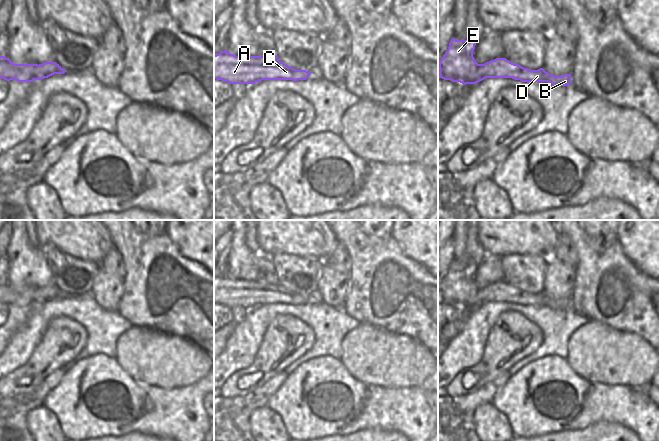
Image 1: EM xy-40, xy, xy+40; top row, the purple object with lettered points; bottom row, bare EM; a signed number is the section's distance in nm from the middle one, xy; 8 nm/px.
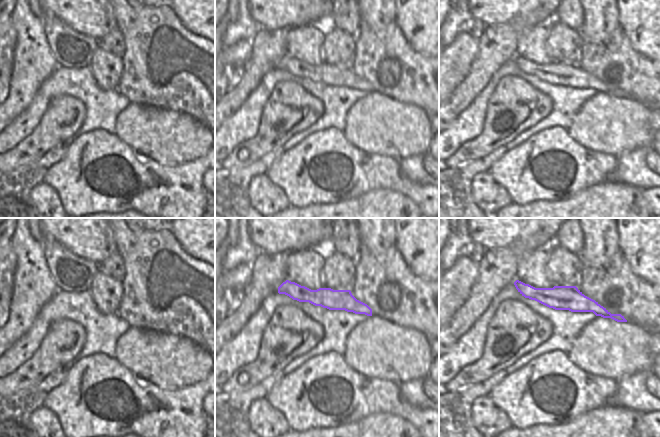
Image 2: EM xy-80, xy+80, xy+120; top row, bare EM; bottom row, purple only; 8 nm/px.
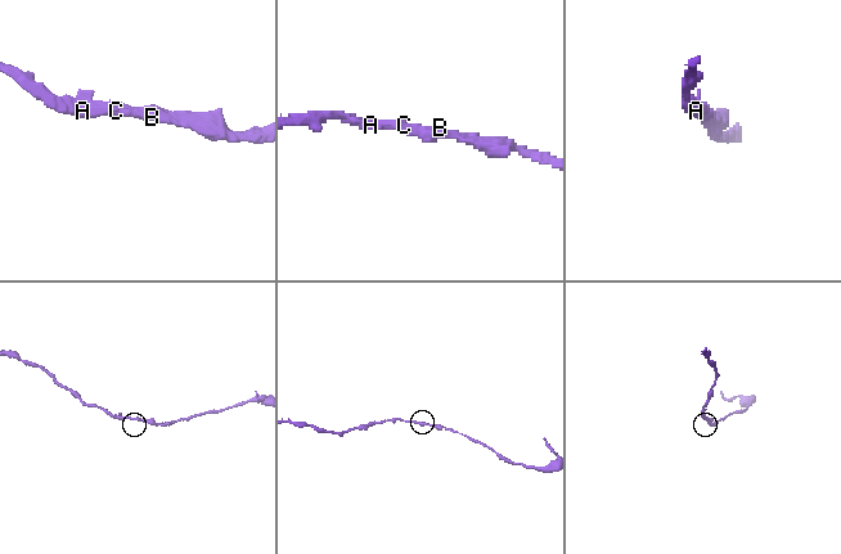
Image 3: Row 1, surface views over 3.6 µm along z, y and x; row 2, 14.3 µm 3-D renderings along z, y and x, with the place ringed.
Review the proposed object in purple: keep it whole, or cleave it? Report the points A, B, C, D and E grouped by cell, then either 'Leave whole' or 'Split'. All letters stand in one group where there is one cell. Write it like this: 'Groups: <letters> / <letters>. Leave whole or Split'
Groups: A B C D E. Leave whole

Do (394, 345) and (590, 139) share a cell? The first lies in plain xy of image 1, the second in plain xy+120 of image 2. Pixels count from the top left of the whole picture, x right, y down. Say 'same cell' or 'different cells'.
same cell

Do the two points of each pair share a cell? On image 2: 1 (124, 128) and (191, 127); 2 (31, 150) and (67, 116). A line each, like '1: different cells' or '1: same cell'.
1: same cell
2: same cell

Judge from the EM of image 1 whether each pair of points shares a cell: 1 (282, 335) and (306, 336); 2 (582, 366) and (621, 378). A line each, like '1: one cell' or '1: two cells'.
1: one cell
2: one cell

